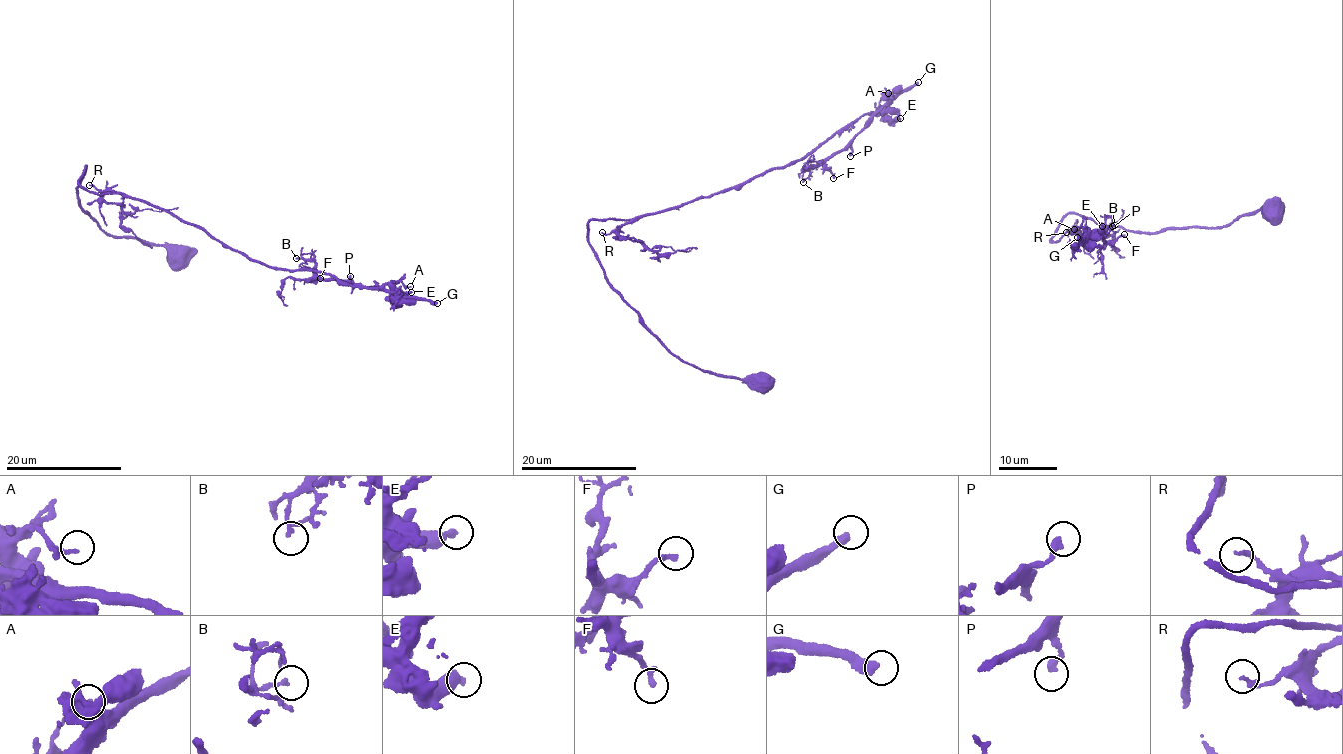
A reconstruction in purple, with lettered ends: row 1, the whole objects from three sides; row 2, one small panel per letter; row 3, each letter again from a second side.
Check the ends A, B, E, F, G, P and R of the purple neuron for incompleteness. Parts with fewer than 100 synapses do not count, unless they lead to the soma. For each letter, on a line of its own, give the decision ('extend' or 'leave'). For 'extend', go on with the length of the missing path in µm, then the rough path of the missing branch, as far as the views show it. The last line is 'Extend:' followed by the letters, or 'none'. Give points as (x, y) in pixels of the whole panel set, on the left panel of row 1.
A: leave
B: leave
E: leave
F: leave
G: extend; missing 110 µm
P: leave
R: leave
Extend: G

